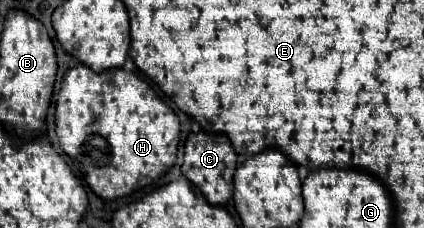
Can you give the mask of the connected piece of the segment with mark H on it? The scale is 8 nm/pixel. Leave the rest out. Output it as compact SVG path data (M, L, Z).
M77 64L63 78L55 118L61 150L81 164L85 182L103 200L129 196L175 166L179 120L137 74L121 68L97 74Z

